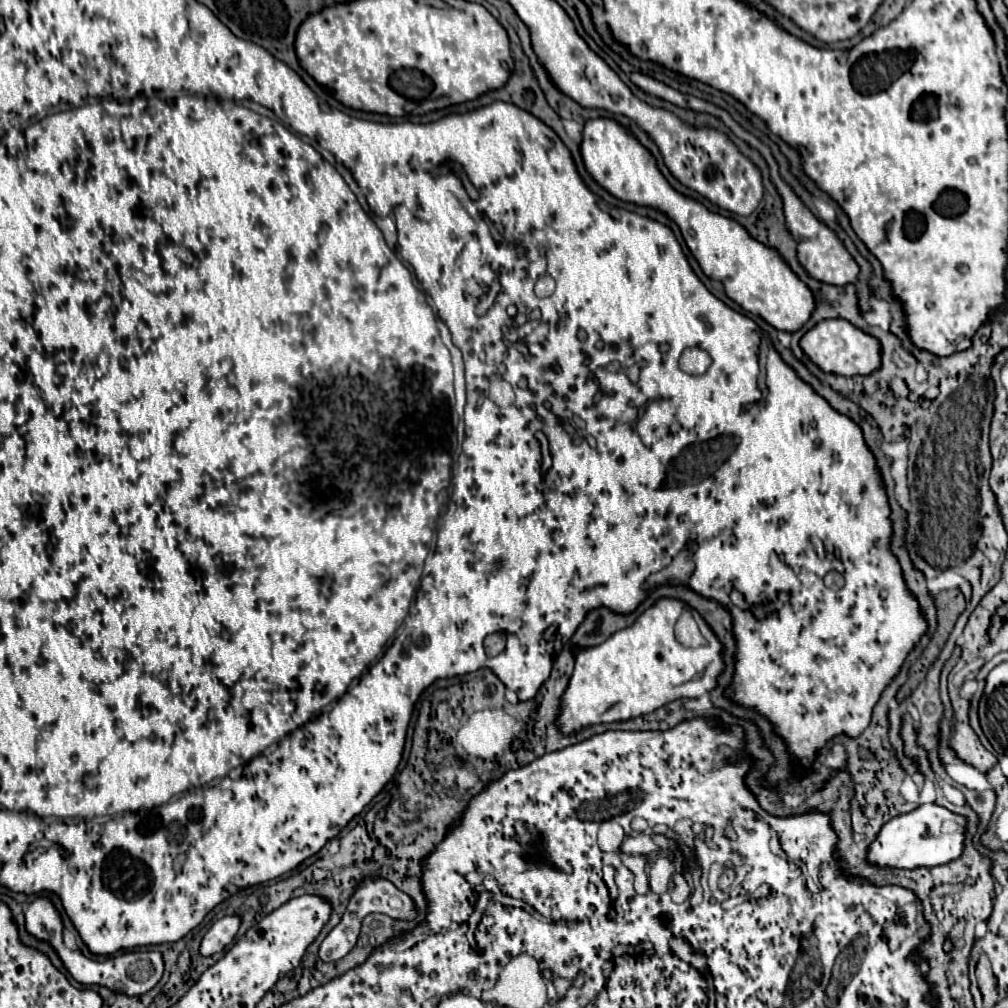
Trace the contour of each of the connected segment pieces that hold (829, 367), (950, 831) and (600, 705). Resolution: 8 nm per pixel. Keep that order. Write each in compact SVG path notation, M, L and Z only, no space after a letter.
M841 318L819 322L801 338L801 348L823 372L833 372L841 376L869 376L875 370L879 370L881 364L881 342L875 336L863 332L861 328L855 328L855 324Z
M921 804L919 808L895 816L885 824L877 840L869 846L869 862L877 866L891 868L919 868L919 866L939 866L957 860L965 846L965 824L967 818L955 814L939 804Z
M659 598L635 624L615 632L603 644L579 652L557 718L557 726L563 734L571 734L589 724L629 720L649 714L673 700L699 698L717 688L717 676L725 670L723 644L699 612L693 610L693 618L699 622L699 630L707 642L695 650L681 650L681 644L673 636L673 626L685 608L689 606L683 600Z

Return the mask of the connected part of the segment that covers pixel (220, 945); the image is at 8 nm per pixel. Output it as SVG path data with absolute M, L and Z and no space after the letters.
M233 914L233 916L225 916L221 920L217 920L209 930L207 934L203 936L203 942L201 942L201 954L203 956L213 956L217 952L223 952L225 946L229 946L237 934L241 926L241 916Z

